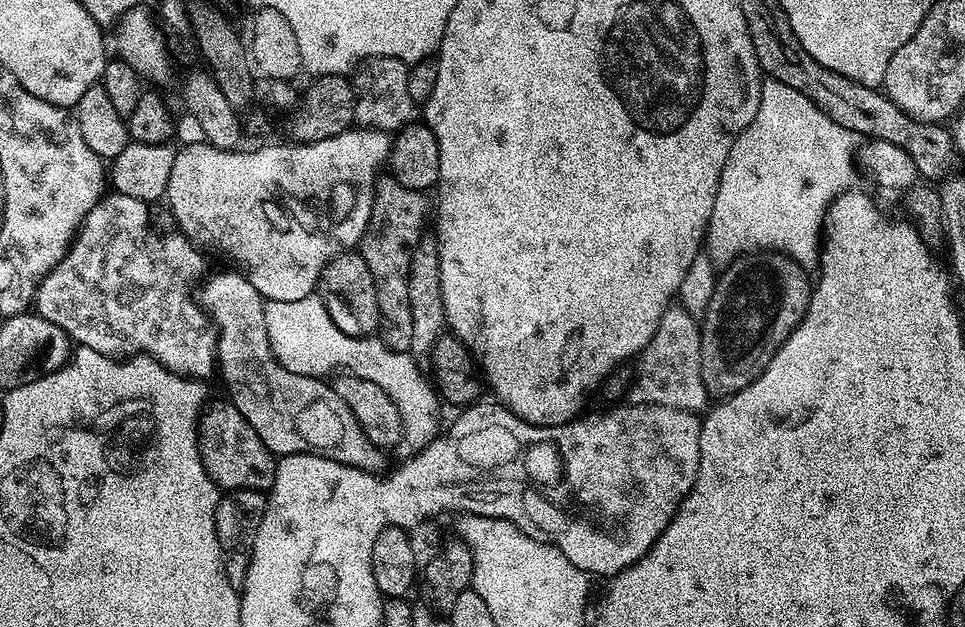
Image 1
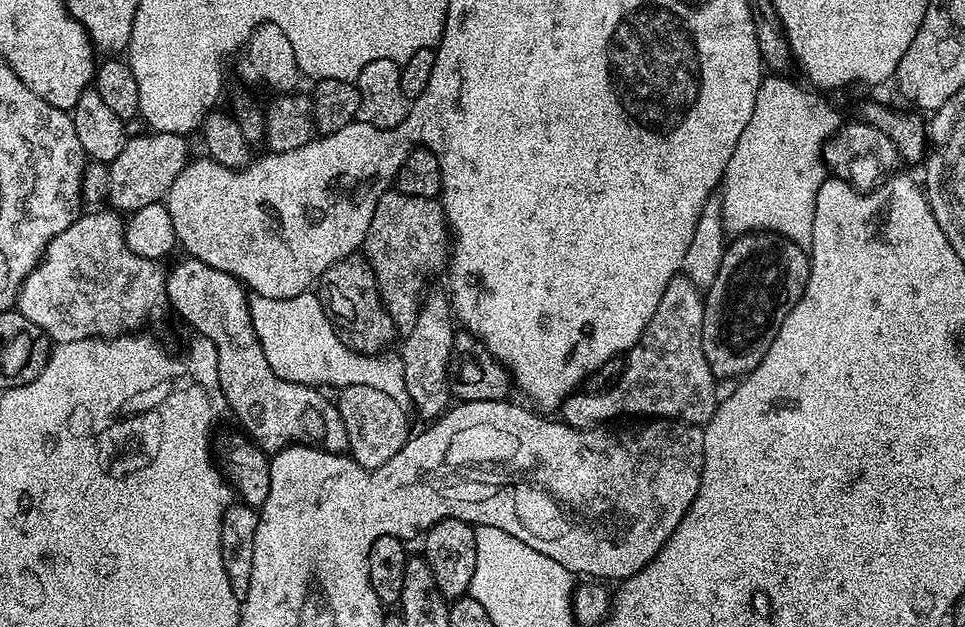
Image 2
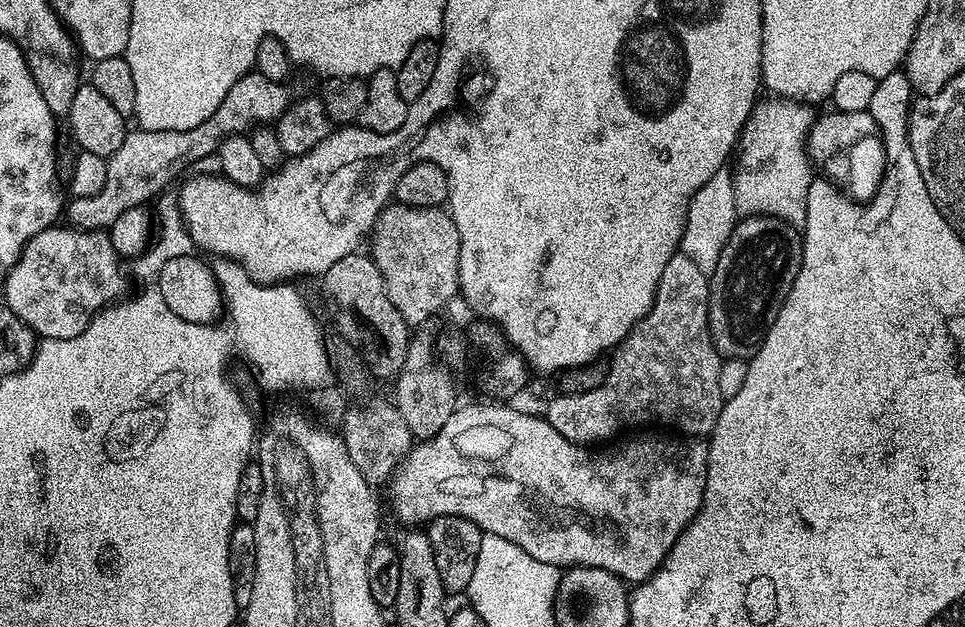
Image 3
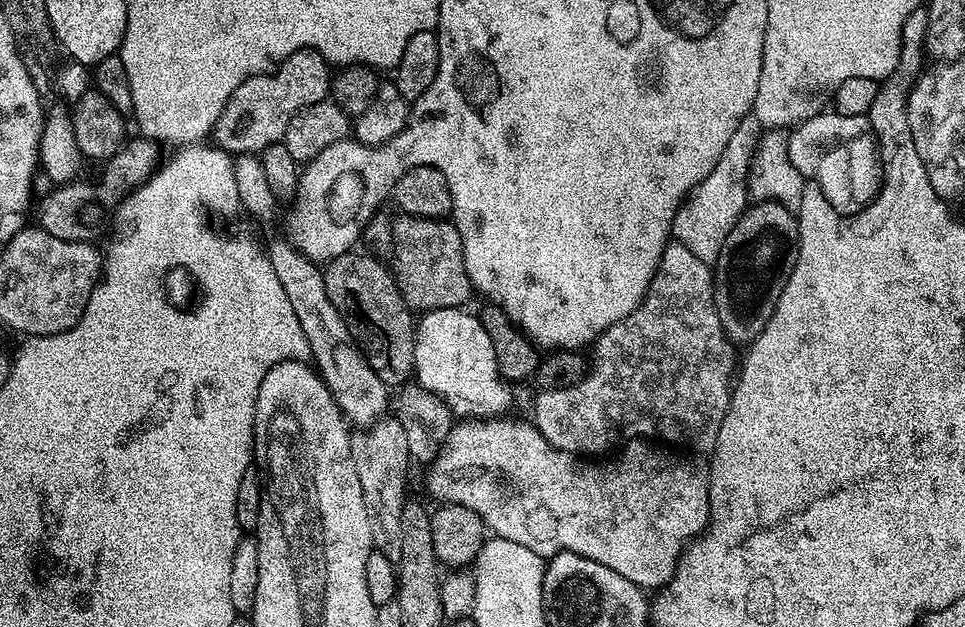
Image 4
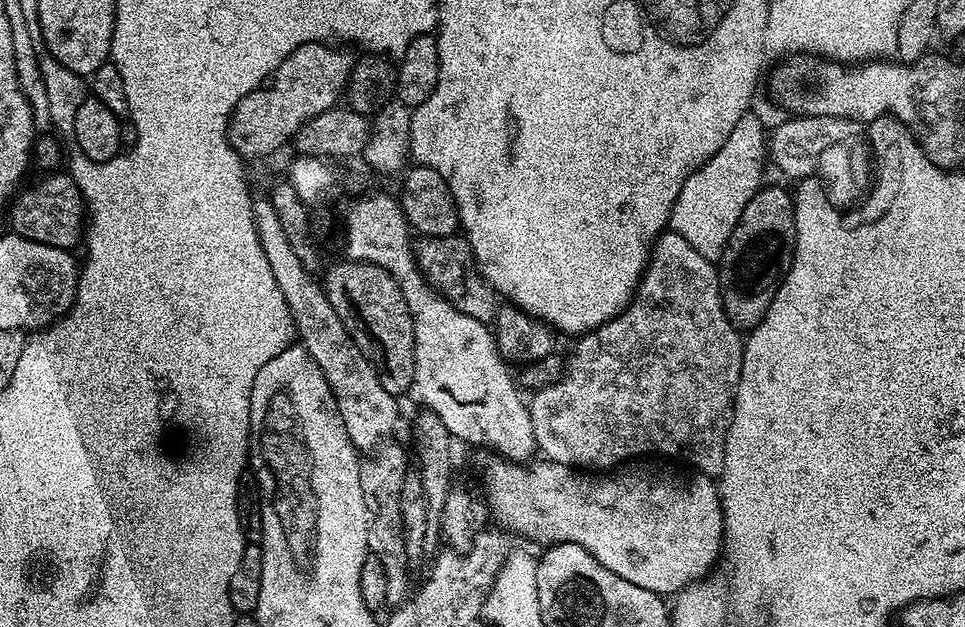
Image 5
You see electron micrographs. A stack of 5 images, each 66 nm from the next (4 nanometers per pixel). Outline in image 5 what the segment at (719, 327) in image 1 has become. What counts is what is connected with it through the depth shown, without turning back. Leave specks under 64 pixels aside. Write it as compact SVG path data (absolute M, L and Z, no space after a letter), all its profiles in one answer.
M761 186L734 226L718 259L722 306L737 329L751 330L770 310L778 286L786 278L796 249L796 206L791 191Z

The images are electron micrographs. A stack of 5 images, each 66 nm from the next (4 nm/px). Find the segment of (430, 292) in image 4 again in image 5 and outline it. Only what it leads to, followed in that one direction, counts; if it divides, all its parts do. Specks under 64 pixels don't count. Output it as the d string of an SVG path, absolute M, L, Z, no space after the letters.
M463 235L426 236L415 241L416 265L429 284L445 296L462 314L478 318L478 322L491 325L496 318L498 297L480 275L476 259Z

